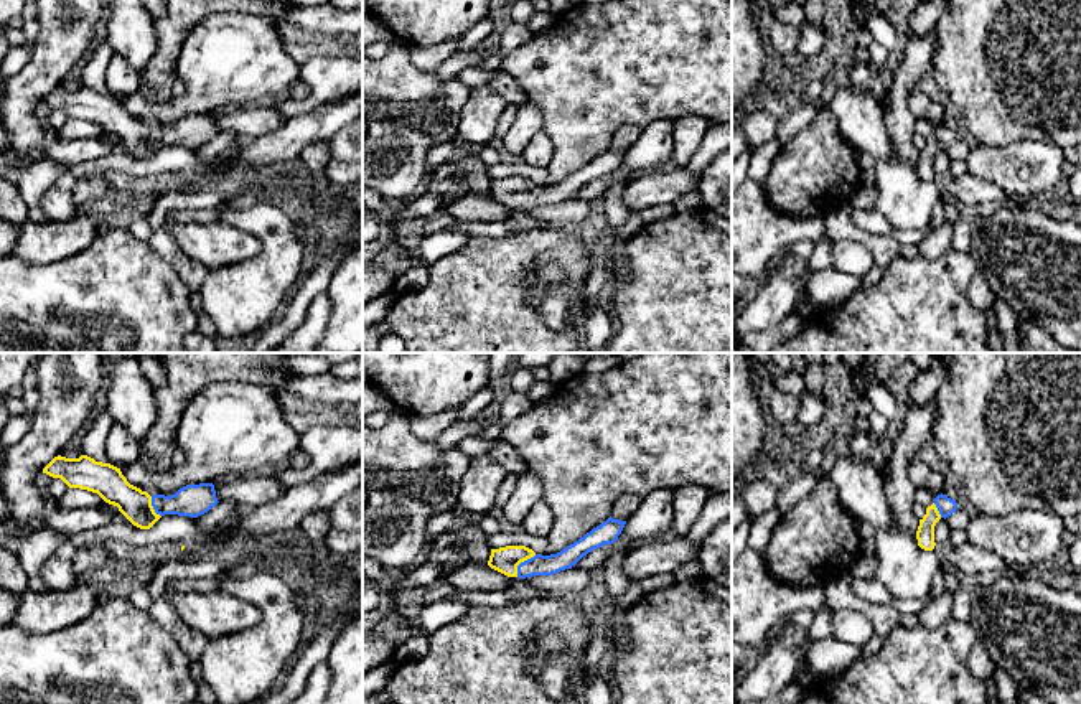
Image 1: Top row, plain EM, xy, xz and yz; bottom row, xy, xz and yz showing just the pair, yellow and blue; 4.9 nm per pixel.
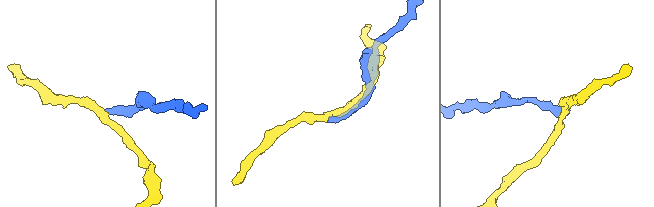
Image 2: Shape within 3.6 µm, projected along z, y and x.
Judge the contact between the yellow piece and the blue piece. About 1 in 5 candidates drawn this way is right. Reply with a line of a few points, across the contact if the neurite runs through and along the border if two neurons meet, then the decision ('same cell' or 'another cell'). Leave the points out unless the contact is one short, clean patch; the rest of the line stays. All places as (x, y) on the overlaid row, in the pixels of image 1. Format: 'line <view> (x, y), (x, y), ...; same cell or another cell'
line xz (506, 559), (521, 561), (539, 564); same cell

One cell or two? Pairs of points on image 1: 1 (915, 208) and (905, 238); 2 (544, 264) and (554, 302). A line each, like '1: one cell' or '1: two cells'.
1: two cells
2: one cell

